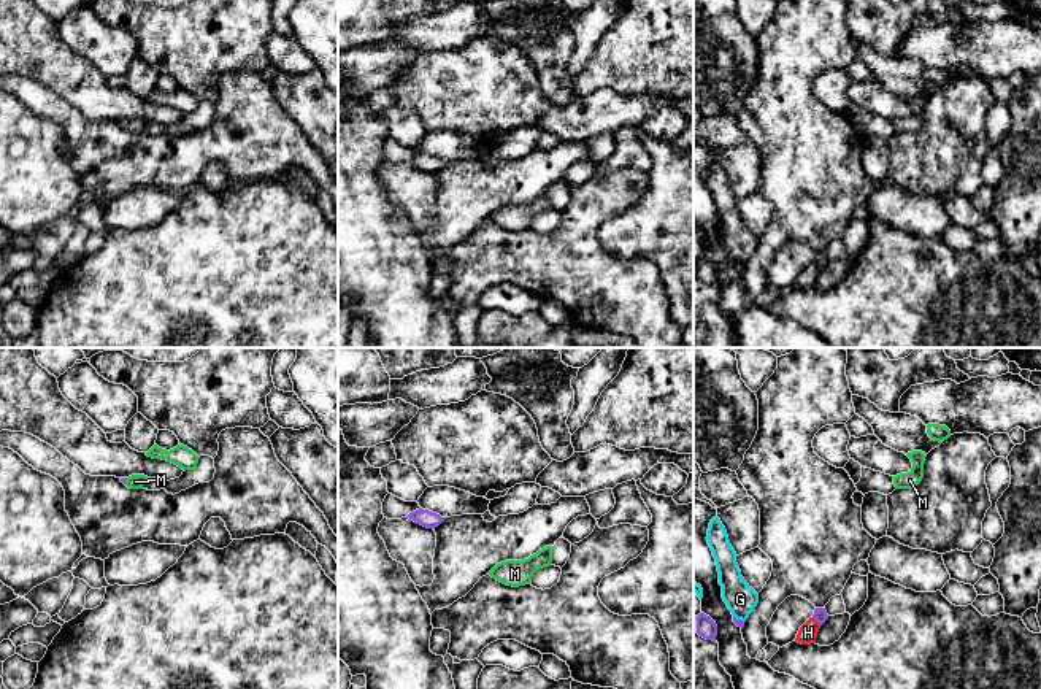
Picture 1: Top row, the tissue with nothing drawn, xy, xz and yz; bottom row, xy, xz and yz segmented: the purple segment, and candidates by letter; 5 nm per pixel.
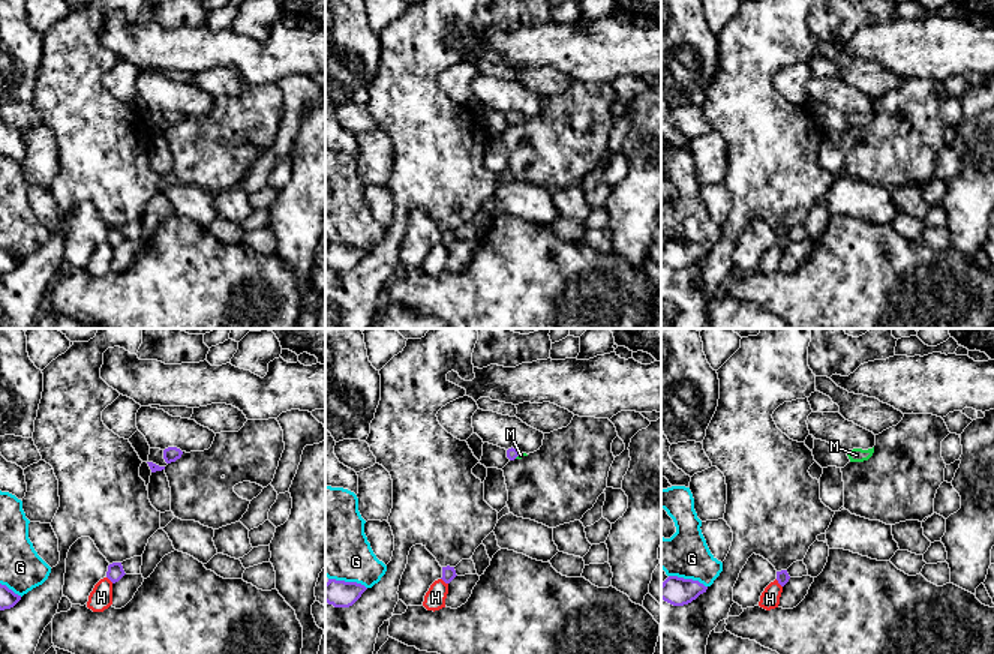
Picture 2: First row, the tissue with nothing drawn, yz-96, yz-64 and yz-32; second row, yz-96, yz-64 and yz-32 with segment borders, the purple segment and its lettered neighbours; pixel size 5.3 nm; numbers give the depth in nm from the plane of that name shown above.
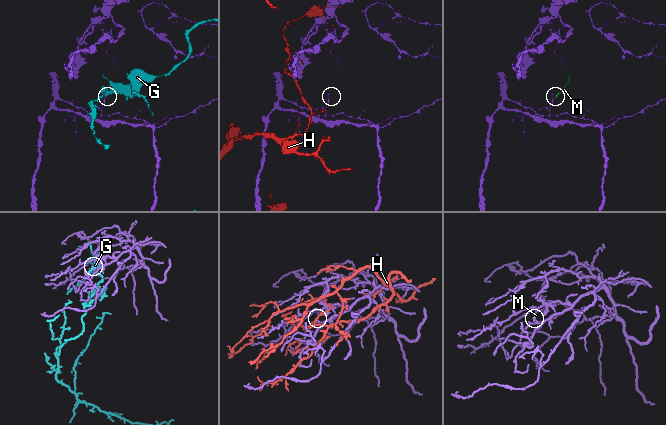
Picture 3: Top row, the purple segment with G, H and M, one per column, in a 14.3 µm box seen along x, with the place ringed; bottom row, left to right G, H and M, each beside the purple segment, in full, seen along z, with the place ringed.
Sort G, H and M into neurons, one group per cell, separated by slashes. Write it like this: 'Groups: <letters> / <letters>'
Groups: G / H / M

